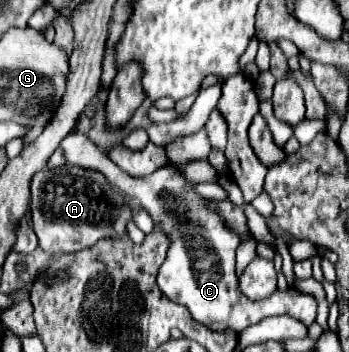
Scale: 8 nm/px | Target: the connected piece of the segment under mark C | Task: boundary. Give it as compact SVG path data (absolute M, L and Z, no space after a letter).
M70 133L60 147L66 151L68 163L86 165L88 169L106 173L106 179L124 195L134 197L140 205L150 205L150 215L162 223L162 229L172 241L166 259L158 269L156 285L170 301L184 305L194 321L214 331L230 327L238 333L272 315L290 315L304 325L312 325L316 321L316 299L312 295L288 289L276 291L270 299L264 299L264 303L250 303L250 299L242 295L234 271L238 235L208 207L206 200L192 191L192 183L184 181L184 177L170 163L152 175L134 179L110 163L110 159L102 155L100 149L82 133Z

